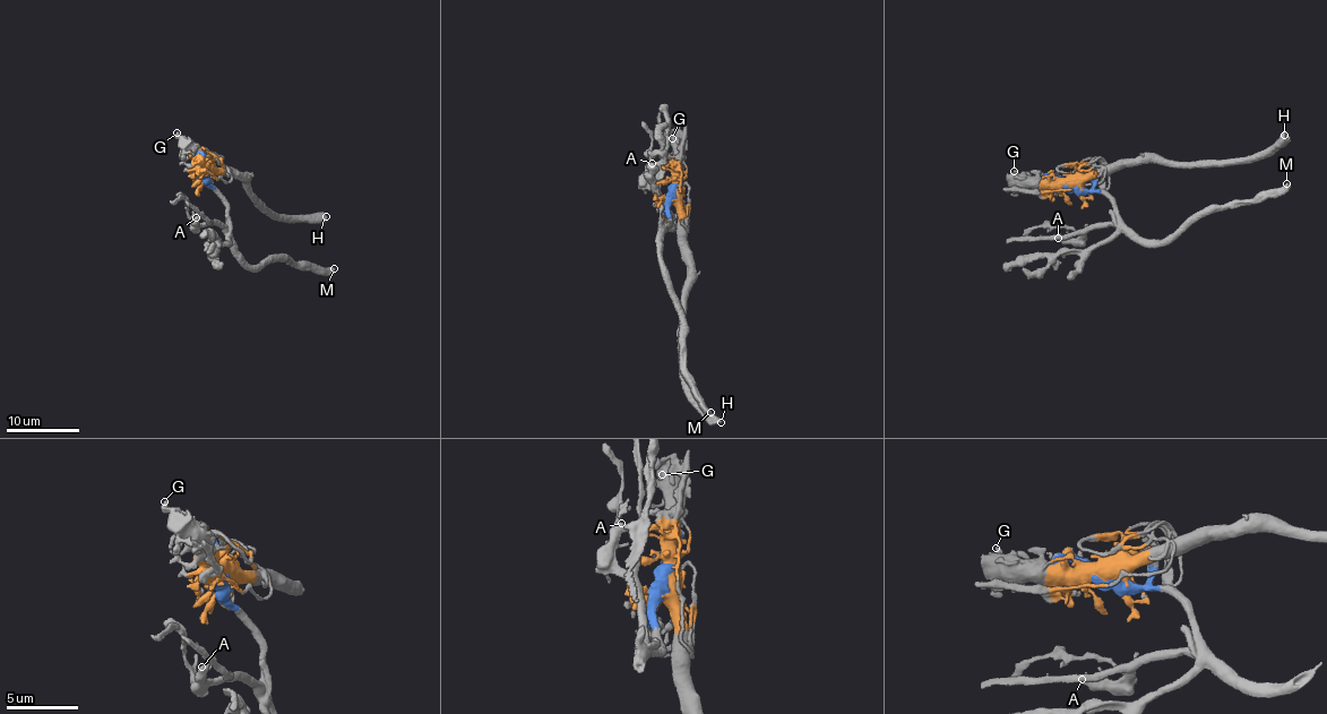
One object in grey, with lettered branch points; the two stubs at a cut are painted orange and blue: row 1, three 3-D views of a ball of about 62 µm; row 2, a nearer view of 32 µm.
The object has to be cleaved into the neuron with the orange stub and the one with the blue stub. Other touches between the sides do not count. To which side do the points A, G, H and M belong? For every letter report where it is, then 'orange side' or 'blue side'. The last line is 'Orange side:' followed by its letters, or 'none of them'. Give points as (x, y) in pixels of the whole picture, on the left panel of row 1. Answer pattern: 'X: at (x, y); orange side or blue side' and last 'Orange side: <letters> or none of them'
A: at (196, 217); blue side
G: at (177, 132); orange side
H: at (326, 216); orange side
M: at (334, 268); blue side
Orange side: G, H

